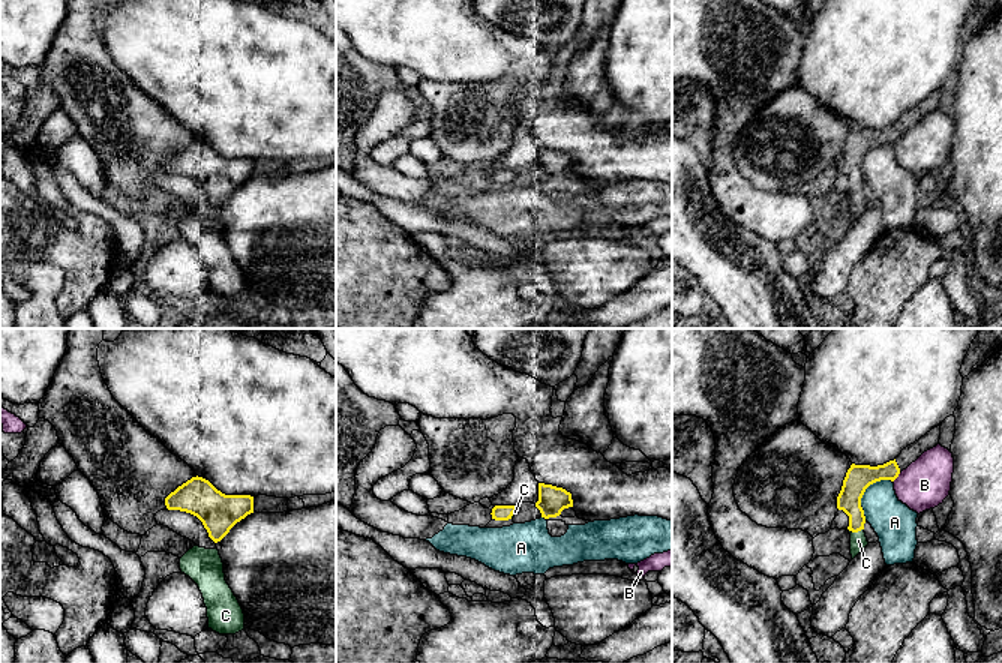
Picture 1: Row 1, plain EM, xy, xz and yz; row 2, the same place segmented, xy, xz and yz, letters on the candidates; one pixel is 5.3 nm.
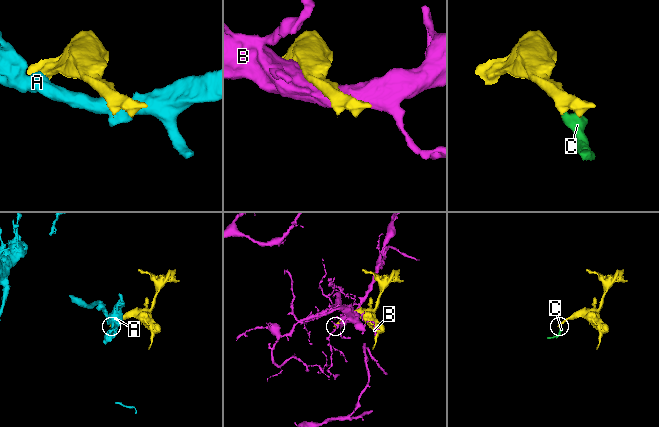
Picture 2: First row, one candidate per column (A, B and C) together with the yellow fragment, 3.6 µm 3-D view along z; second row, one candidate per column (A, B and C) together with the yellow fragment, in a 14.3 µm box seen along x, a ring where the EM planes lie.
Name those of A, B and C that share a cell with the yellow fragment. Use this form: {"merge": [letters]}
{"merge": ["C"]}

